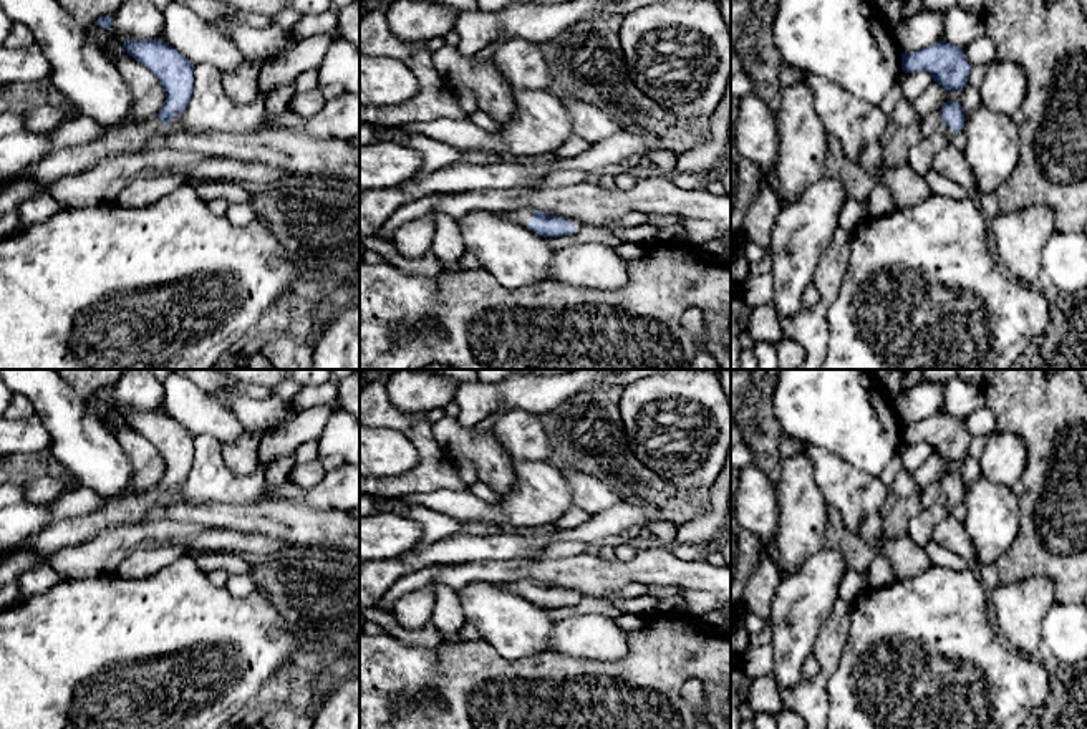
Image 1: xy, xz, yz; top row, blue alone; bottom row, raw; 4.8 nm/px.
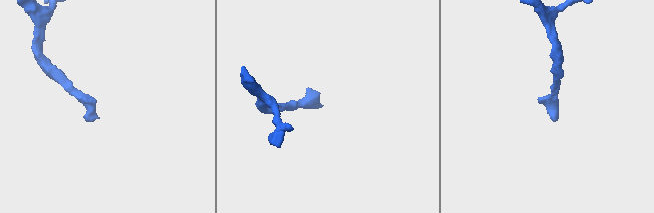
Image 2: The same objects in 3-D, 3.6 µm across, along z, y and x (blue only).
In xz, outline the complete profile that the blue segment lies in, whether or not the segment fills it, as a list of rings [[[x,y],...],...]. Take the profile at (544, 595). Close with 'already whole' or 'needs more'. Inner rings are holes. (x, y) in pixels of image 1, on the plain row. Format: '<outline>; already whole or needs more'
[[[532,578],[504,583],[500,587],[529,598],[542,608],[563,608],[582,598],[577,591],[550,587]]]; needs more

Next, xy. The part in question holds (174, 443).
[[[129,411],[123,422],[146,437],[162,456],[162,480],[134,497],[103,504],[80,515],[63,517],[40,530],[30,543],[18,545],[0,560],[0,591],[13,587],[18,577],[46,563],[60,550],[128,524],[176,520],[267,535],[303,547],[336,548],[360,553],[360,519],[345,510],[313,509],[307,504],[270,500],[254,505],[172,500],[169,492],[181,485],[194,462],[194,436],[189,429],[159,411]]]; needs more

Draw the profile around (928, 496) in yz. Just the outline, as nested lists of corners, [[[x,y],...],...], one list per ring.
[[[940,482],[930,484],[928,487],[921,489],[918,494],[921,507],[930,509],[938,502],[941,494],[943,494],[943,489]]]

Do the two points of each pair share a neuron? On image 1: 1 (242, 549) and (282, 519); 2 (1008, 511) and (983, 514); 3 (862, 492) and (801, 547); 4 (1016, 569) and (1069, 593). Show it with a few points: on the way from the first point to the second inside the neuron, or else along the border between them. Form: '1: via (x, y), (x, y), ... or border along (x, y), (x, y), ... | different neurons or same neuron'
1: border along (222, 529), (274, 535), (295, 544) | different neurons
2: via (1001, 511), (990, 514) | same neuron
3: border along (814, 476), (827, 506) | different neurons
4: via (1031, 567), (1048, 567), (1059, 579) | same neuron

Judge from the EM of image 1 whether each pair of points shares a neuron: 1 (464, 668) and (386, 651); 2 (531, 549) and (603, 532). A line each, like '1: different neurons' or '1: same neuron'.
1: same neuron
2: same neuron

